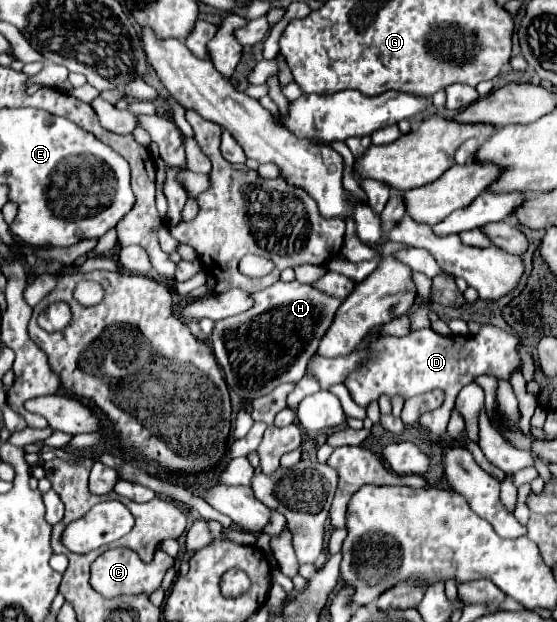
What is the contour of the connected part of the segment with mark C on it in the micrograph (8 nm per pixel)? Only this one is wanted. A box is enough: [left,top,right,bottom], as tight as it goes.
[90,548,174,598]

